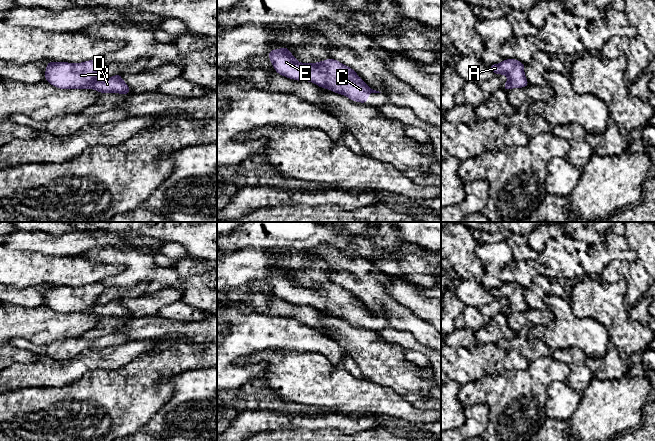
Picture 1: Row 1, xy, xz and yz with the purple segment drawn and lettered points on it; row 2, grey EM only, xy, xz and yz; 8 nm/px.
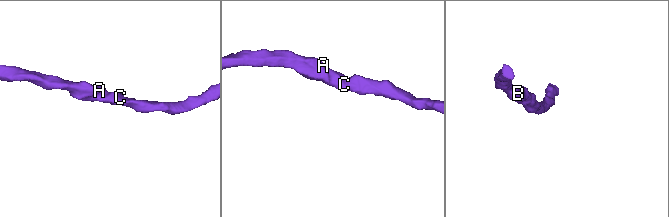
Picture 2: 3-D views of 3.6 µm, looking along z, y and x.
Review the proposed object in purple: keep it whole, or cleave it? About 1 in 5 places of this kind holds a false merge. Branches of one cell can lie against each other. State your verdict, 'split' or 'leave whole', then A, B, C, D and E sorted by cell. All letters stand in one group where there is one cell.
leave whole; groups A B C D E

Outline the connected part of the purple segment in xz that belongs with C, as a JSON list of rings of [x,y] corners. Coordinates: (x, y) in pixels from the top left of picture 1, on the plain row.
[[[287,270],[269,275],[268,281],[276,297],[293,304],[312,306],[355,326],[366,328],[369,317],[381,317],[368,311],[351,291],[332,282],[315,288],[301,287]]]

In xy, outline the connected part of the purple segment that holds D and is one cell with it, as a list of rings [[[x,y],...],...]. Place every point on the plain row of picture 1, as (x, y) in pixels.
[[[102,282],[81,287],[47,286],[45,305],[59,313],[94,313],[100,317],[131,317],[127,306],[116,298],[108,303],[98,304],[99,296],[105,290]]]

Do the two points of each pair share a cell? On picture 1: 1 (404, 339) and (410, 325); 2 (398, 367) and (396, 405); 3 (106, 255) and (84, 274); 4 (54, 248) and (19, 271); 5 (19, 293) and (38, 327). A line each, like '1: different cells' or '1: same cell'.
1: different cells
2: different cells
3: different cells
4: different cells
5: different cells

